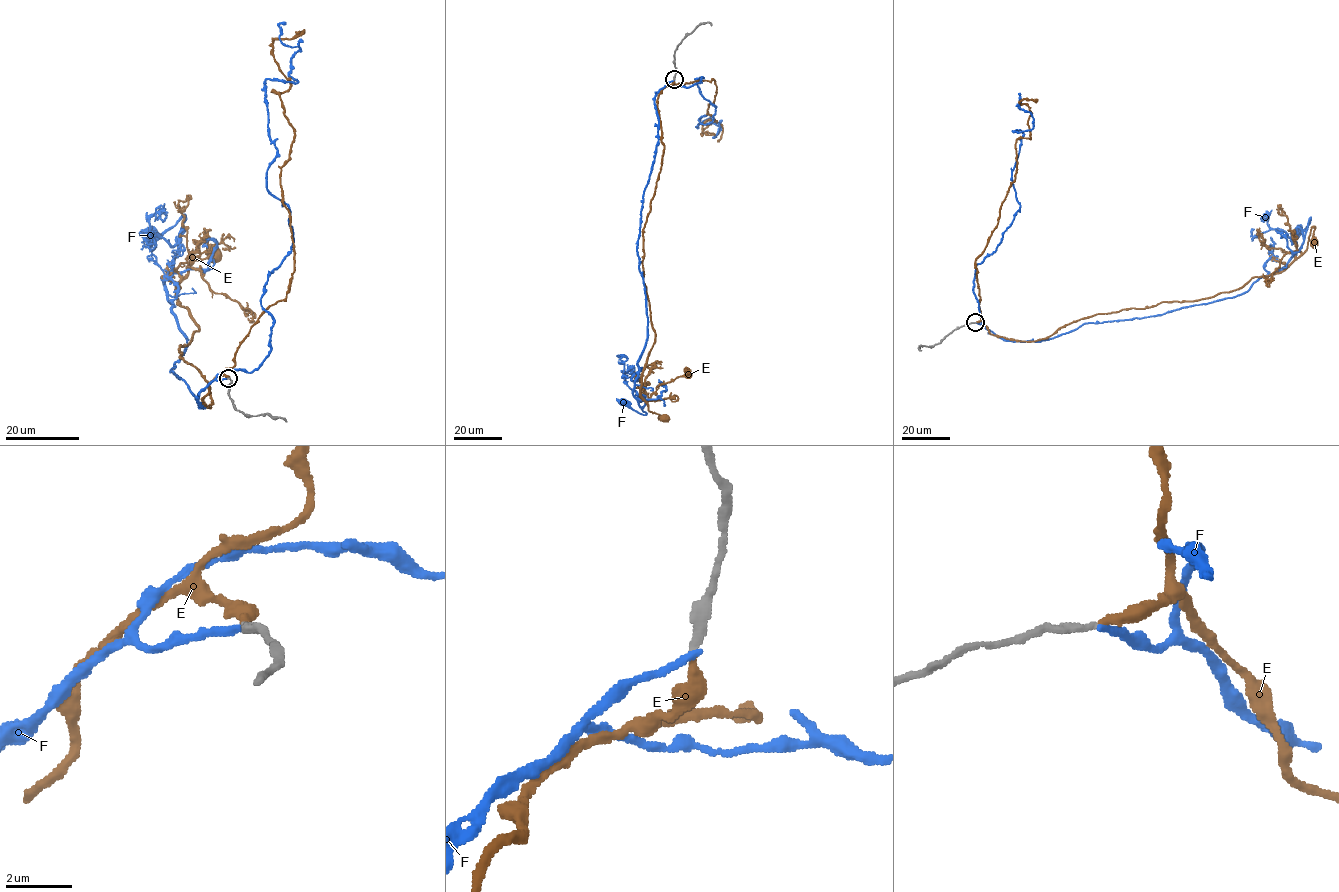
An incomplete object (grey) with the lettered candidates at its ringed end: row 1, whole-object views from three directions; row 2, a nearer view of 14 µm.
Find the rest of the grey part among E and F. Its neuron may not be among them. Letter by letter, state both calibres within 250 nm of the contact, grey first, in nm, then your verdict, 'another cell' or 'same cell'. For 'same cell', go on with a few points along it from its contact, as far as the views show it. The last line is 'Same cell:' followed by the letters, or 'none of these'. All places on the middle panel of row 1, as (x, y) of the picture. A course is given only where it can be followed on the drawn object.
E: 280/280 nm | same cell | via (673, 79), (657, 99), (664, 151), (643, 229), (644, 283), (655, 336), (640, 395), (648, 410), (664, 417)
F: 280/240 nm | another cell
Same cell: E

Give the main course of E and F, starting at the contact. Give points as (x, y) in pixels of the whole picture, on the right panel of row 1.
E: (975, 322), (995, 336), (1036, 341), (1096, 314), (1232, 291), (1286, 269), (1306, 249), (1313, 227), (1313, 243)
F: (975, 322), (1006, 340), (1040, 342), (1086, 323), (1142, 318), (1234, 297), (1286, 263), (1311, 218), (1298, 231)

